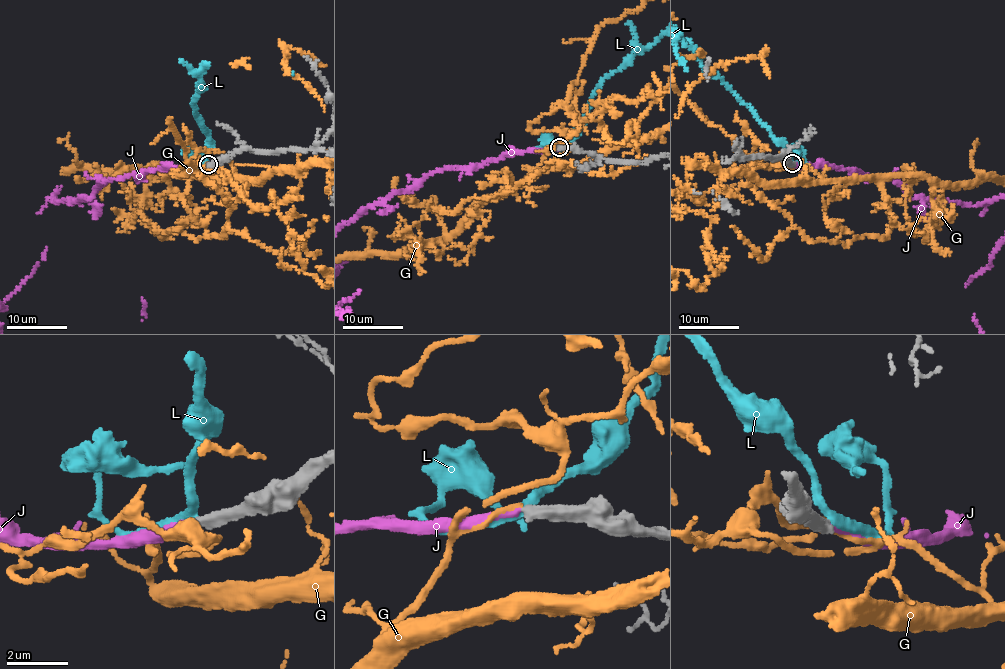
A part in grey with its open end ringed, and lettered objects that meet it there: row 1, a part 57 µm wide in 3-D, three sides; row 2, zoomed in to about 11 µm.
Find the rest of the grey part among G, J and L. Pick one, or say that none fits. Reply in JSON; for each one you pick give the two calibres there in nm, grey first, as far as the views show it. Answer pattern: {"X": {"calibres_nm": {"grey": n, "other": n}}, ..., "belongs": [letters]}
{"J": {"calibres_nm": {"grey": 400, "other": 240}}, "belongs": ["J"]}

